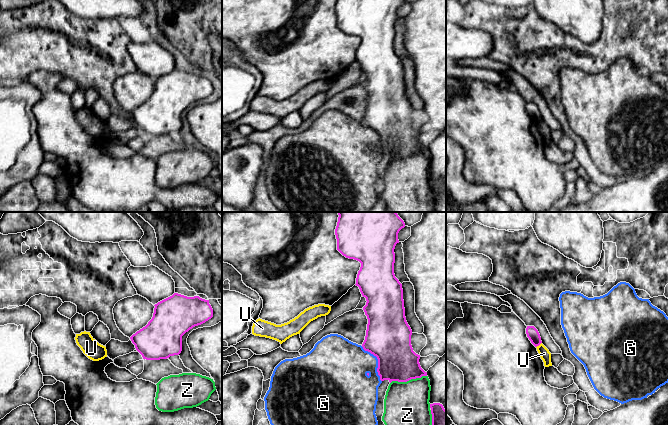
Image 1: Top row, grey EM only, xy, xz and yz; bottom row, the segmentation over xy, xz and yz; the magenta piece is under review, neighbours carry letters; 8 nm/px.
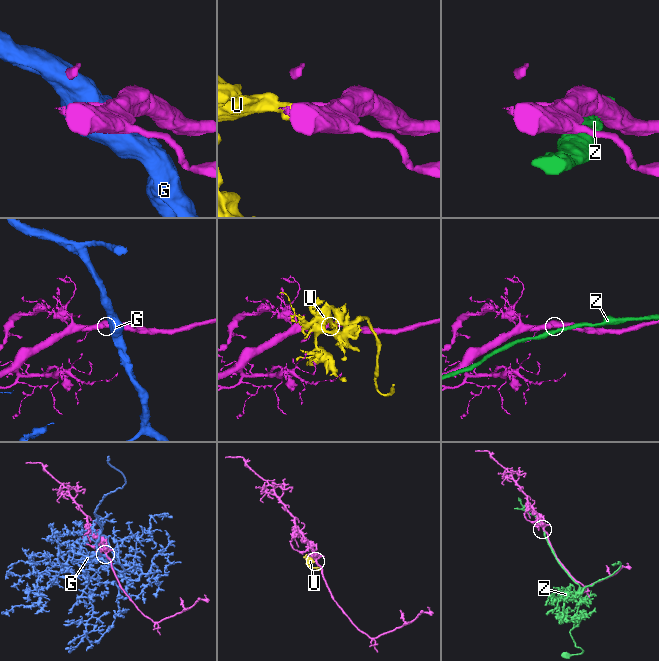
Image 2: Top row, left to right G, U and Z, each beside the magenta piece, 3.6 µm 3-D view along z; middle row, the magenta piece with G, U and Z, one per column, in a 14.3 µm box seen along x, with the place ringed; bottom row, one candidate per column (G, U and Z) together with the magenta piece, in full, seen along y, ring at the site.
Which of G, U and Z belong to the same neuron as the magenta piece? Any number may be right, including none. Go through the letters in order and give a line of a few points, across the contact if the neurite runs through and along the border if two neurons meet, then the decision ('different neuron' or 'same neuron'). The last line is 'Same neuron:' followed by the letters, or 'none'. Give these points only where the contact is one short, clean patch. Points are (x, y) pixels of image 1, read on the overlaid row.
G: line xz (361, 346), (376, 357), (377, 374), (381, 381); different neuron
U: line yz (541, 342), (536, 347); different neuron
Z: different neuron
Same neuron: none

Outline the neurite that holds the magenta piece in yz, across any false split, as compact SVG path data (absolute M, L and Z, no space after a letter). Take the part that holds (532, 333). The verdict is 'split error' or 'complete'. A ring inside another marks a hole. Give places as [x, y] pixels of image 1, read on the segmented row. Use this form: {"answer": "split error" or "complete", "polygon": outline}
{"answer": "complete", "polygon": "M527 326L526 334L535 347L539 346L542 343L540 334L534 326Z"}

